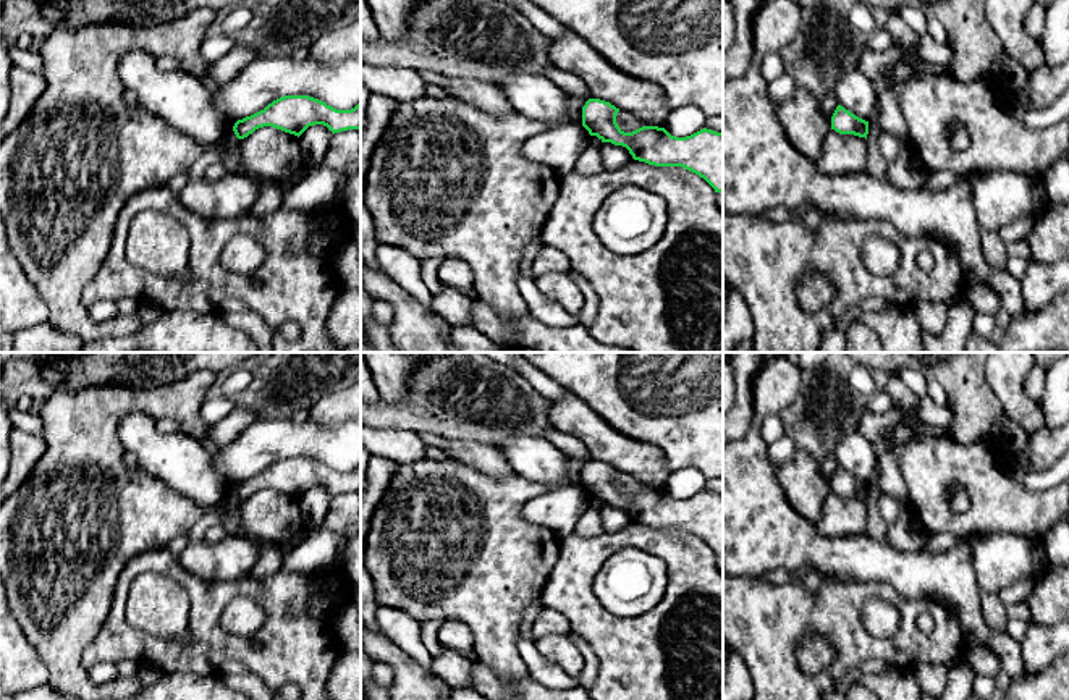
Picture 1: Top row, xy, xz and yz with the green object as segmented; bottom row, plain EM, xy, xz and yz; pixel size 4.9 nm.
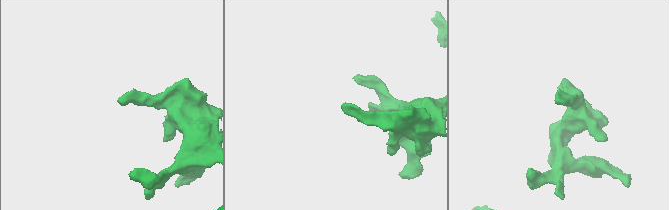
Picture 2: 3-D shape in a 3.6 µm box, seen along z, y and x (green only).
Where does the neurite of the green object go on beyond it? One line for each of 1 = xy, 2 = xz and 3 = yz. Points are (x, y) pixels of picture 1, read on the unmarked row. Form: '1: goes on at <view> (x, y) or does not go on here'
1: does not go on here
2: does not go on here
3: does not go on here

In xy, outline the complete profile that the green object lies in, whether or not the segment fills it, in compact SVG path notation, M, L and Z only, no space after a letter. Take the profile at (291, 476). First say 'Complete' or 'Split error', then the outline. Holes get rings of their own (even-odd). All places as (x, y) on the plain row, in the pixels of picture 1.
Complete. M285 458L264 472L238 482L233 493L238 501L244 501L259 490L272 488L299 500L314 487L323 487L333 496L361 491L361 464L351 472L336 472L309 458Z

